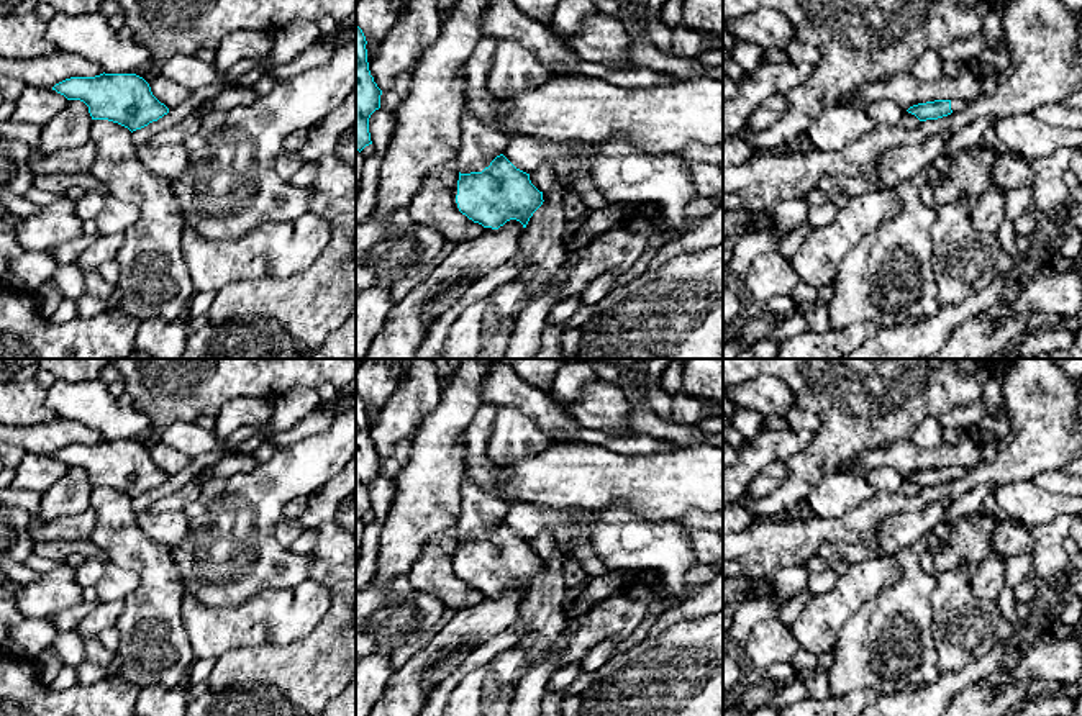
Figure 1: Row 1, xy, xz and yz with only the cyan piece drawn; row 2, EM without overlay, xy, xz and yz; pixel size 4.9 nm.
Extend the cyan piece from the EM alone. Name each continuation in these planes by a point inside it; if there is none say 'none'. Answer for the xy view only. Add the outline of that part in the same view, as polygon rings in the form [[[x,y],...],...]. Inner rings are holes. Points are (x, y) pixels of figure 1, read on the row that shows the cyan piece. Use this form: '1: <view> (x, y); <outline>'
none

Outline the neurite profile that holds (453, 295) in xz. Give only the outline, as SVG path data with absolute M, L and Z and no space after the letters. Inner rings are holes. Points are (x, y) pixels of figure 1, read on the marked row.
M456 285L449 290L446 290L439 300L425 313L426 318L430 318L433 323L438 321L441 315L444 315L449 308L452 308L464 292L467 290L469 285Z

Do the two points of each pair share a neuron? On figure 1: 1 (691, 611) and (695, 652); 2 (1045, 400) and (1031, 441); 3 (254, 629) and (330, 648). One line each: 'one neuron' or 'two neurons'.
1: two neurons
2: one neuron
3: two neurons

